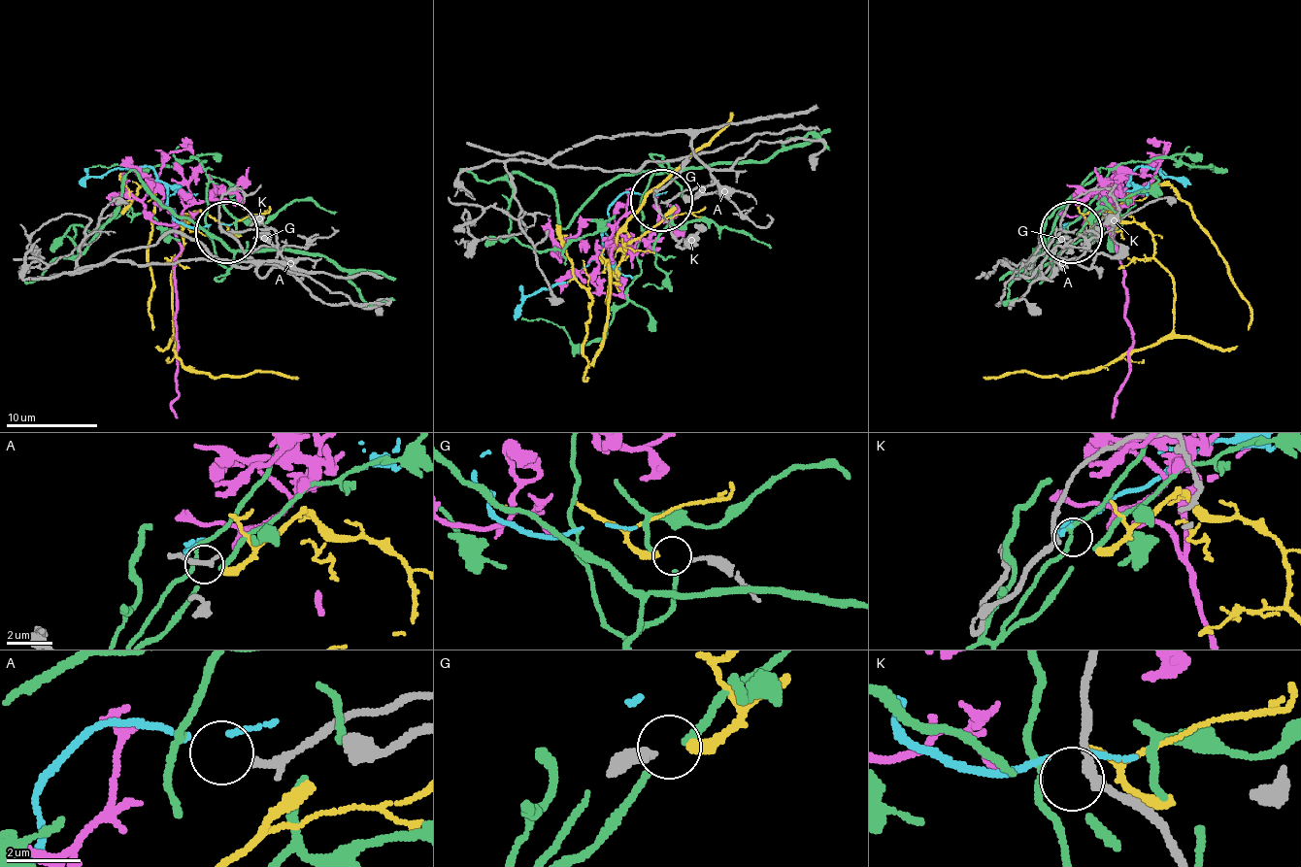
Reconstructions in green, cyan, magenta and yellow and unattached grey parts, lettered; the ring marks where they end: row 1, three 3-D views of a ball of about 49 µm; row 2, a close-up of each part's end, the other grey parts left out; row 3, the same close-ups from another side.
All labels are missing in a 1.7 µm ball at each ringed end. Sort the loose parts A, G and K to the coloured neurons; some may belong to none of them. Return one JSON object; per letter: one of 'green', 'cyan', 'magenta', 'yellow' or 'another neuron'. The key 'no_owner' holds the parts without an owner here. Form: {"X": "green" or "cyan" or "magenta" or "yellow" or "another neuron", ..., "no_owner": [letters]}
{"A": "another neuron", "G": "yellow", "K": "cyan", "no_owner": ["A"]}

